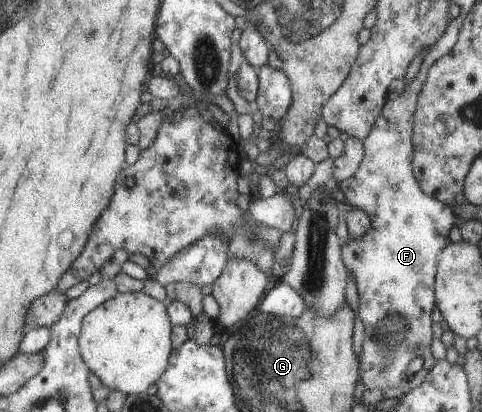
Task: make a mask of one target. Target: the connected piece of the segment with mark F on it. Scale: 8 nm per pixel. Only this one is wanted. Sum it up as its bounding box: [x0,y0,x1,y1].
[339,16,466,396]

